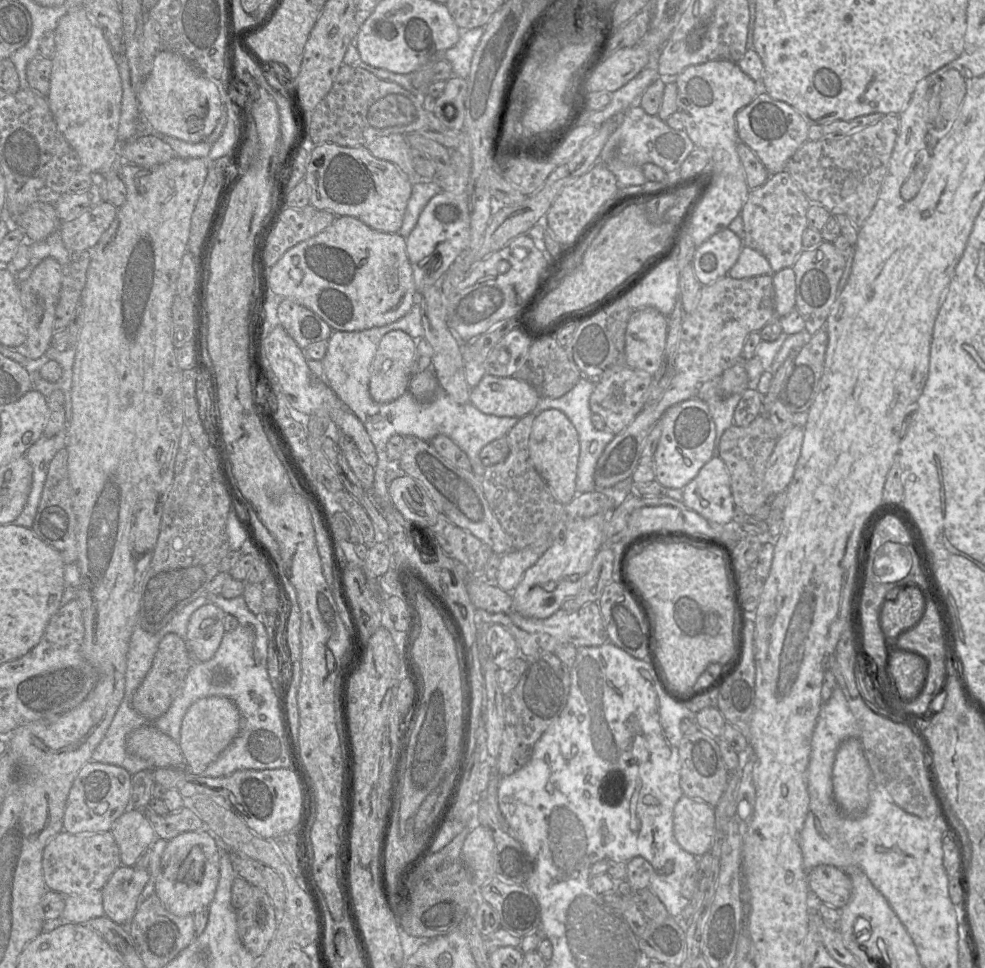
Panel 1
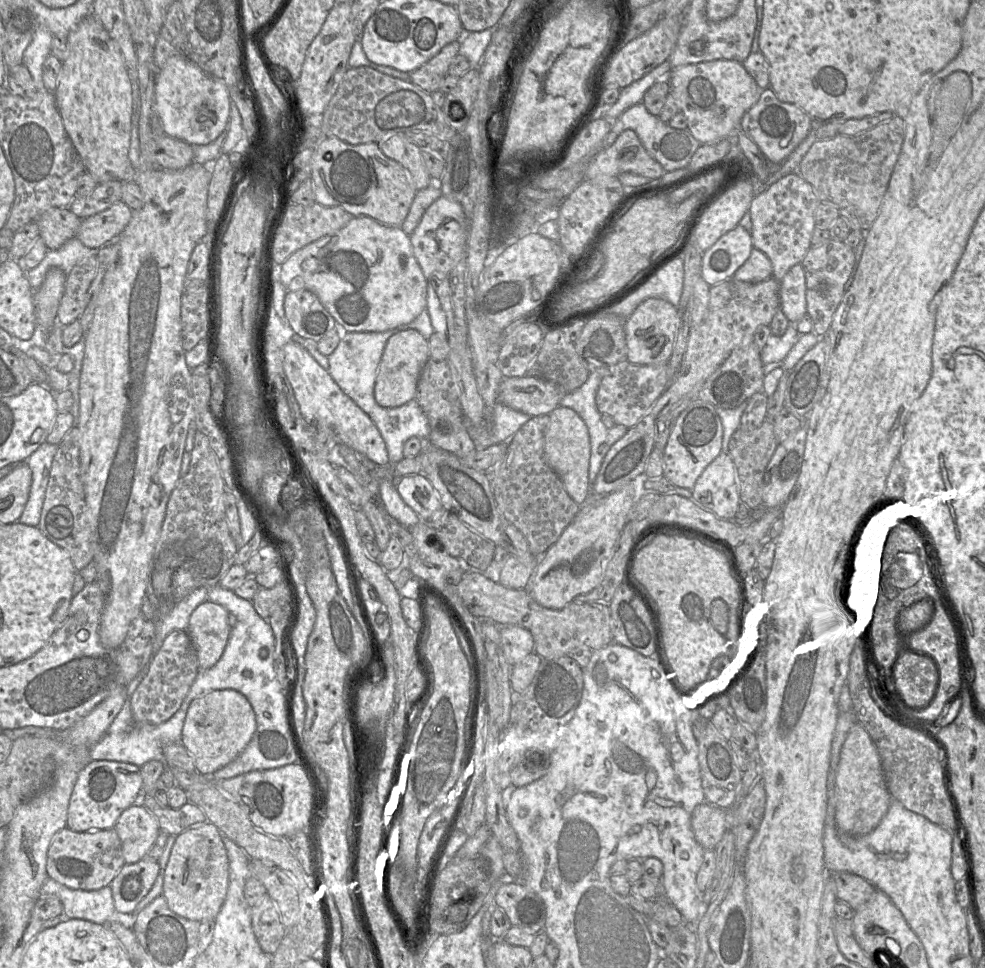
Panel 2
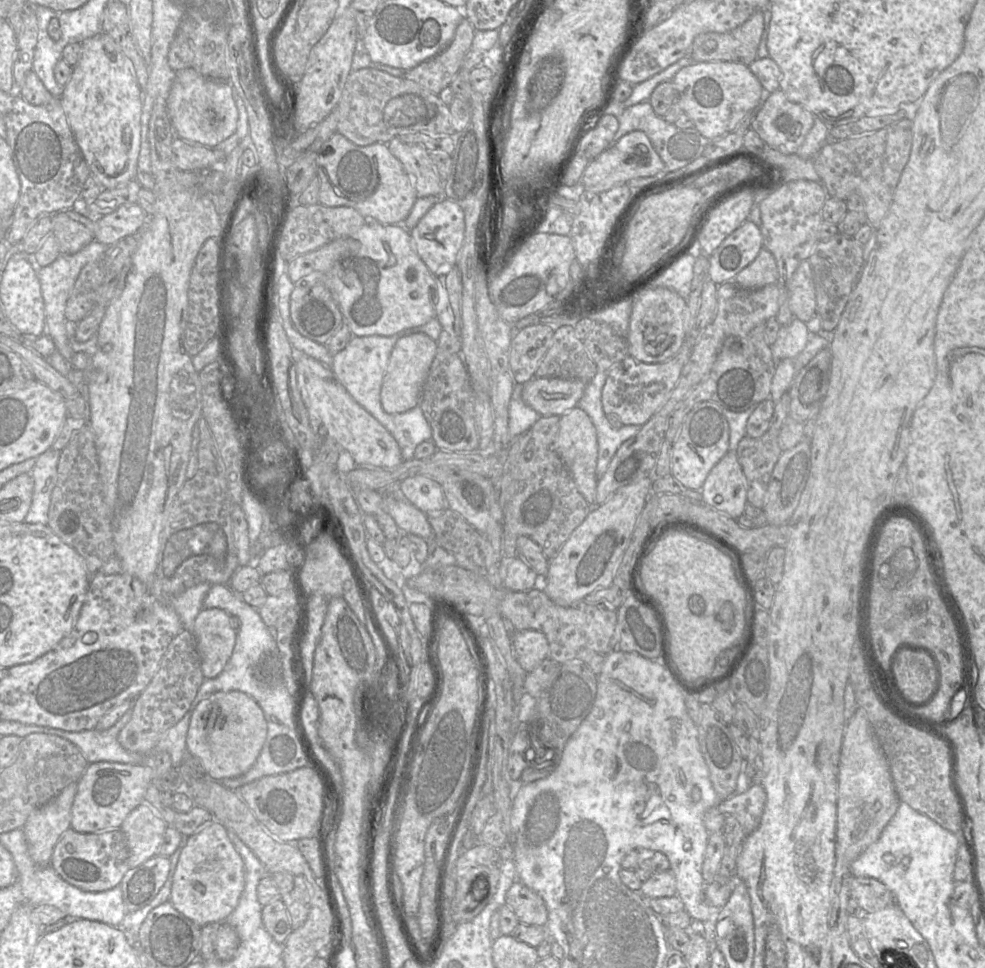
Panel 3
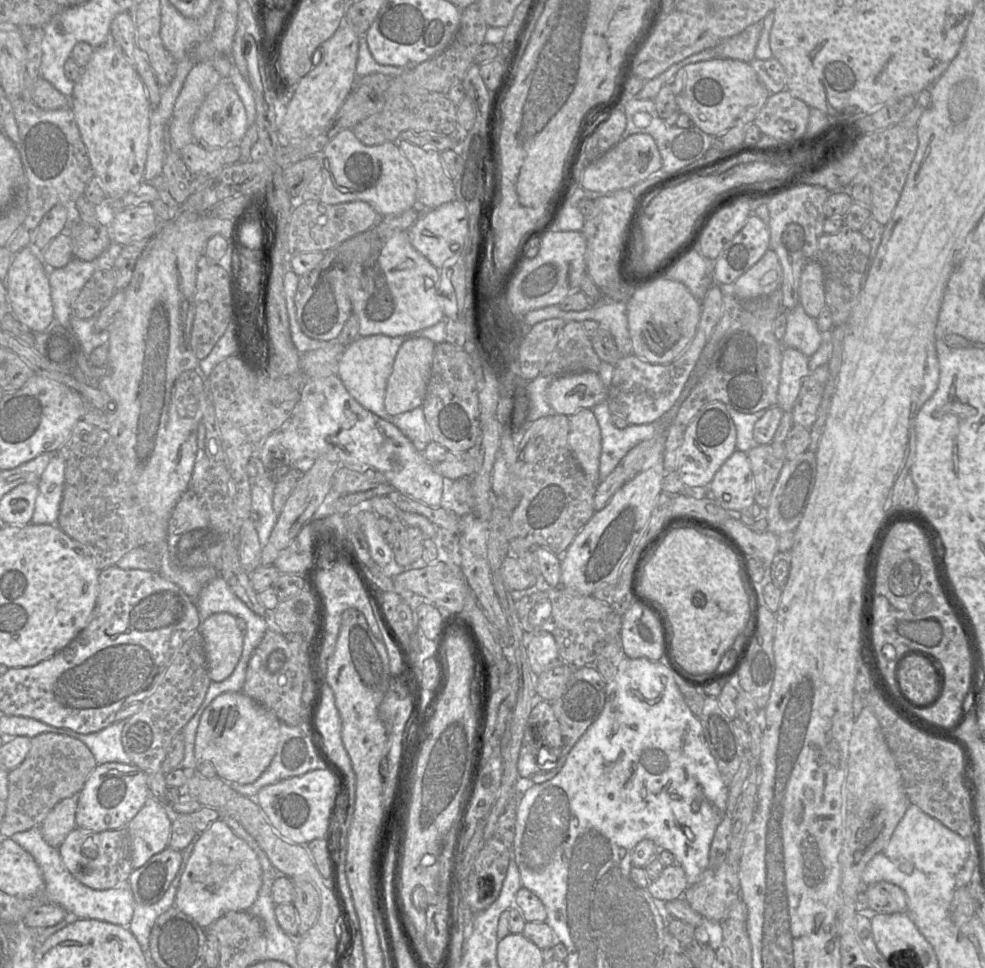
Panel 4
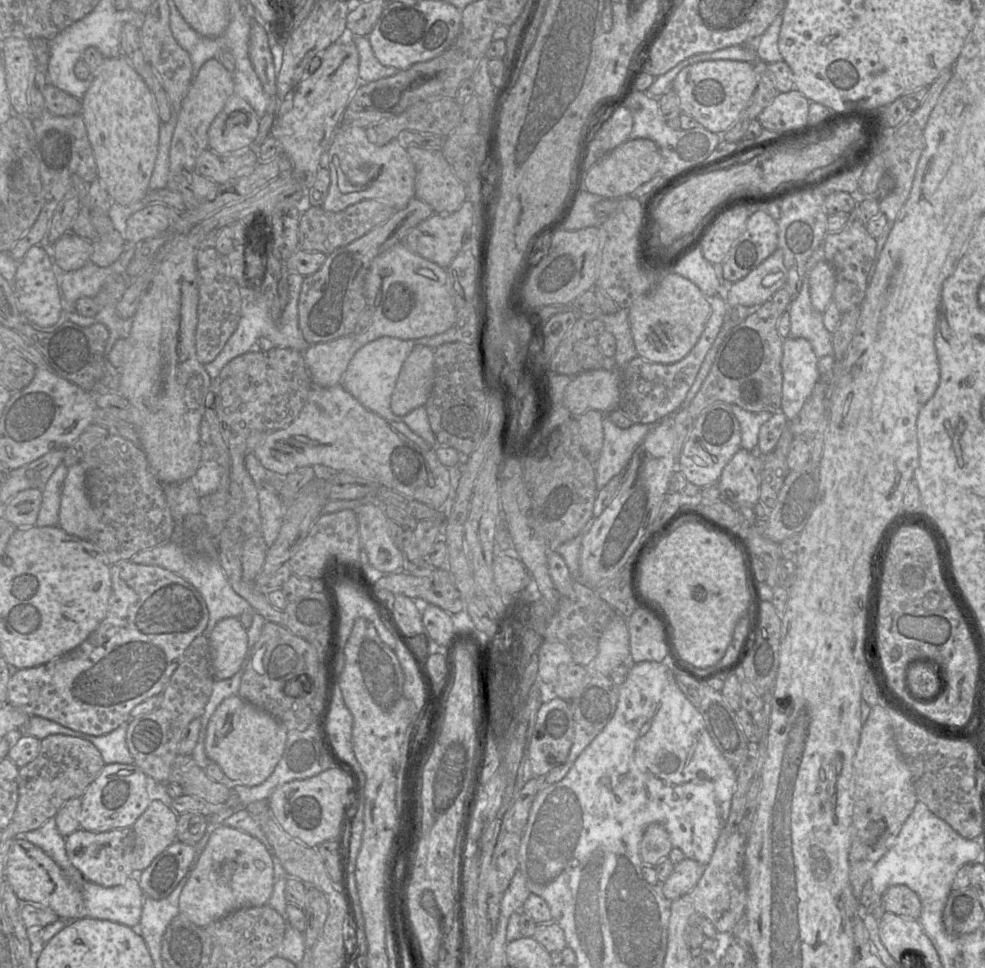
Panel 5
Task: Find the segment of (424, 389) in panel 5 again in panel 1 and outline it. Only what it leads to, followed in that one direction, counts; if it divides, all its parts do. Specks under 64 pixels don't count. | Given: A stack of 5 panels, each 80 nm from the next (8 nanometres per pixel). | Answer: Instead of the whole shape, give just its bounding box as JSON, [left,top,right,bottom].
[370,330,417,403]

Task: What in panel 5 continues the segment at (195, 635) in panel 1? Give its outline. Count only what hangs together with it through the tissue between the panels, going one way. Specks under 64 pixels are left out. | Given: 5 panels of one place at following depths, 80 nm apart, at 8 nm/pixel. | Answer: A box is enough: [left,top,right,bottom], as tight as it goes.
[209,618,248,680]

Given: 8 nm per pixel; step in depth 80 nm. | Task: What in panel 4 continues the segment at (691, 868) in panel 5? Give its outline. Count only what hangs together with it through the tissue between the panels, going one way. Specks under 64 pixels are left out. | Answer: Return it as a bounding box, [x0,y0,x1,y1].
[647,864,689,901]

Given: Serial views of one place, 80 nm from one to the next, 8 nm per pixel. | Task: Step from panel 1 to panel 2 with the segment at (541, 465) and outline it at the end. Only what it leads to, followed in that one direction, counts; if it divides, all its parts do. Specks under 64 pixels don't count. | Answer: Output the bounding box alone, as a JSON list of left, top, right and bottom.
[544,406,591,504]

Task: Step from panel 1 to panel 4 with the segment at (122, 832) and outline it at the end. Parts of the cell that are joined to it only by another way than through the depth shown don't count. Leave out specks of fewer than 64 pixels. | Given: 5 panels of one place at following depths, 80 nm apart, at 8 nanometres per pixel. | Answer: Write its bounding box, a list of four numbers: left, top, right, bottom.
[127,797,172,869]

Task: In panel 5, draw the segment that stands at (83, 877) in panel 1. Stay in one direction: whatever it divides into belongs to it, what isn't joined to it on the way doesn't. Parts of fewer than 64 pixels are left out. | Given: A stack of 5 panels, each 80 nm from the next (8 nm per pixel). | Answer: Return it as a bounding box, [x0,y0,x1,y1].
[65,827,136,887]

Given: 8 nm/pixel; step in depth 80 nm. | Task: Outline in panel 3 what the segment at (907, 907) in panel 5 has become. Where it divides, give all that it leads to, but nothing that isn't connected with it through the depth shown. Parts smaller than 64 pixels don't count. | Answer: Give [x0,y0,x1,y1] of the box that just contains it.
[849,876,895,913]

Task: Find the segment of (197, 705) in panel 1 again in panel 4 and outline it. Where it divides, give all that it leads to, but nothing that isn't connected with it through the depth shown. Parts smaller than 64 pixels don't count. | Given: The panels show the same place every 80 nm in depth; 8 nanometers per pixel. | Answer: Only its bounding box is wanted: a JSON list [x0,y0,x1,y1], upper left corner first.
[195,692,281,784]

